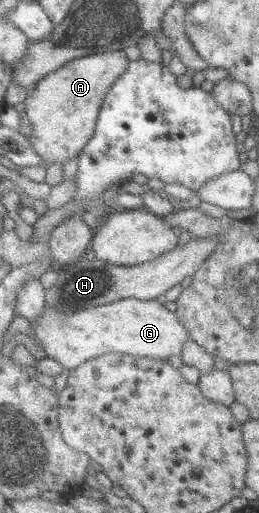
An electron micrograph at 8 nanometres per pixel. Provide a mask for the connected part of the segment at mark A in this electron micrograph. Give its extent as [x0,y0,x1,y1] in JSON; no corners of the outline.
[25,49,130,166]

